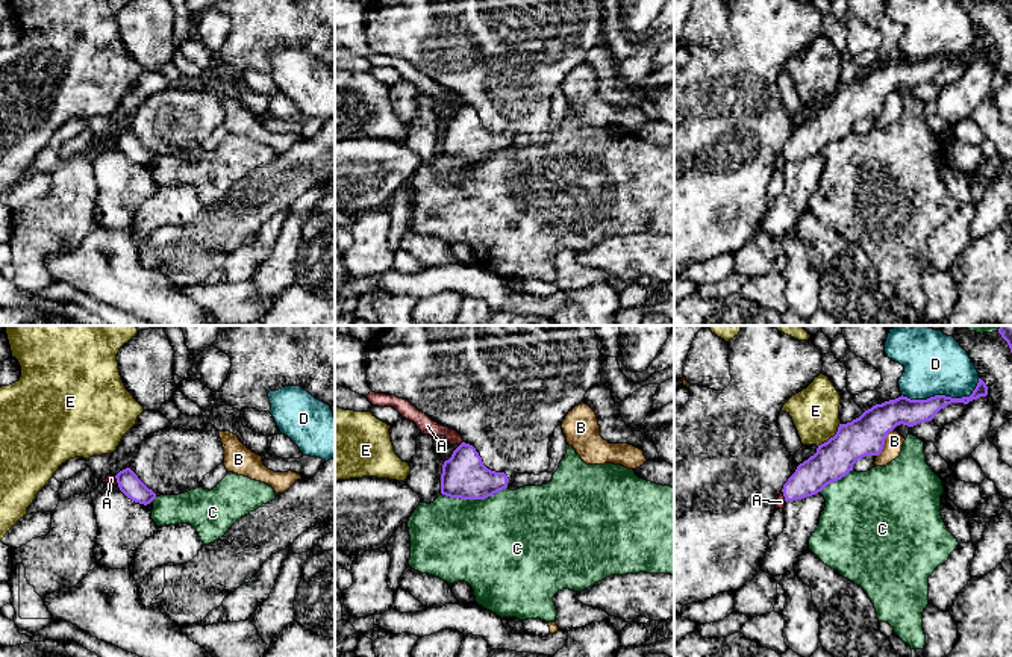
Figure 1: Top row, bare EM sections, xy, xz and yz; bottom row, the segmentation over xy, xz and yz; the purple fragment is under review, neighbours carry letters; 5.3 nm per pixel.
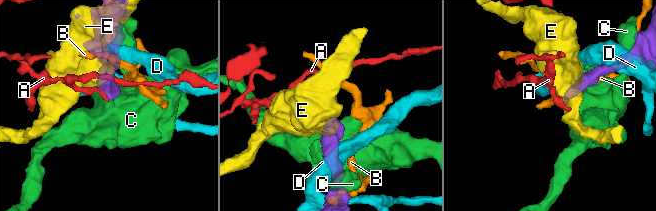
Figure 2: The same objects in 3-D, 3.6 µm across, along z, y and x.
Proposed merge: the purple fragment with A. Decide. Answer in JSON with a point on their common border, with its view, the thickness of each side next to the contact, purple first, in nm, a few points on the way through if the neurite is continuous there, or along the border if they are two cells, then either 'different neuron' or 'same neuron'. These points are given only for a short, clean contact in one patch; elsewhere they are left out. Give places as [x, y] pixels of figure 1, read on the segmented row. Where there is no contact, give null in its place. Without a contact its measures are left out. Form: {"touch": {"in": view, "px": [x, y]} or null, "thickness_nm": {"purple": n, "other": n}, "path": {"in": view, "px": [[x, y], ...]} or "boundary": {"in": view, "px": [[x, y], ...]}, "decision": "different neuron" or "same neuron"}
{"touch": {"in": "xz", "px": [461, 444]}, "thickness_nm": {"purple": 240, "other": 90}, "boundary": {"in": "xz", "px": [[462, 441], [459, 445]]}, "decision": "different neuron"}

